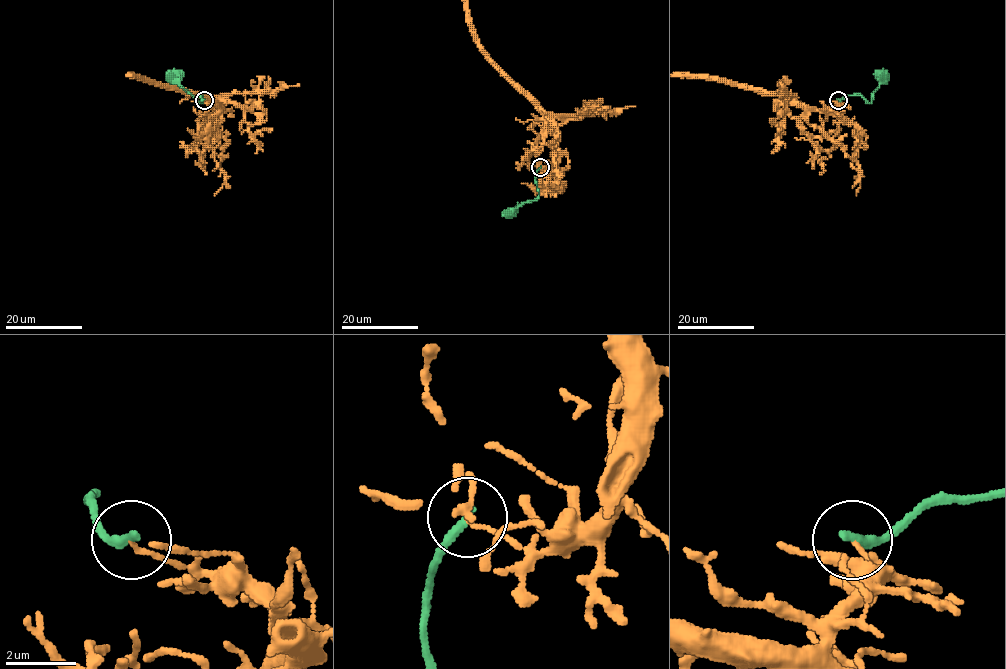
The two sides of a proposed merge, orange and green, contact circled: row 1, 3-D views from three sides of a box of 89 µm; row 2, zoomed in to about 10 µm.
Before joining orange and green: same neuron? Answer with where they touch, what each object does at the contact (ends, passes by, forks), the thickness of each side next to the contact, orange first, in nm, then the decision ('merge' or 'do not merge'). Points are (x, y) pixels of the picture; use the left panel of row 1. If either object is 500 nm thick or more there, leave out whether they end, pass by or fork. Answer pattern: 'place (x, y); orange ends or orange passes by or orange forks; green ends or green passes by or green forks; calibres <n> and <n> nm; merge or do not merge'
place (204, 100); orange ends; green ends; calibres 110 and 280 nm; do not merge

